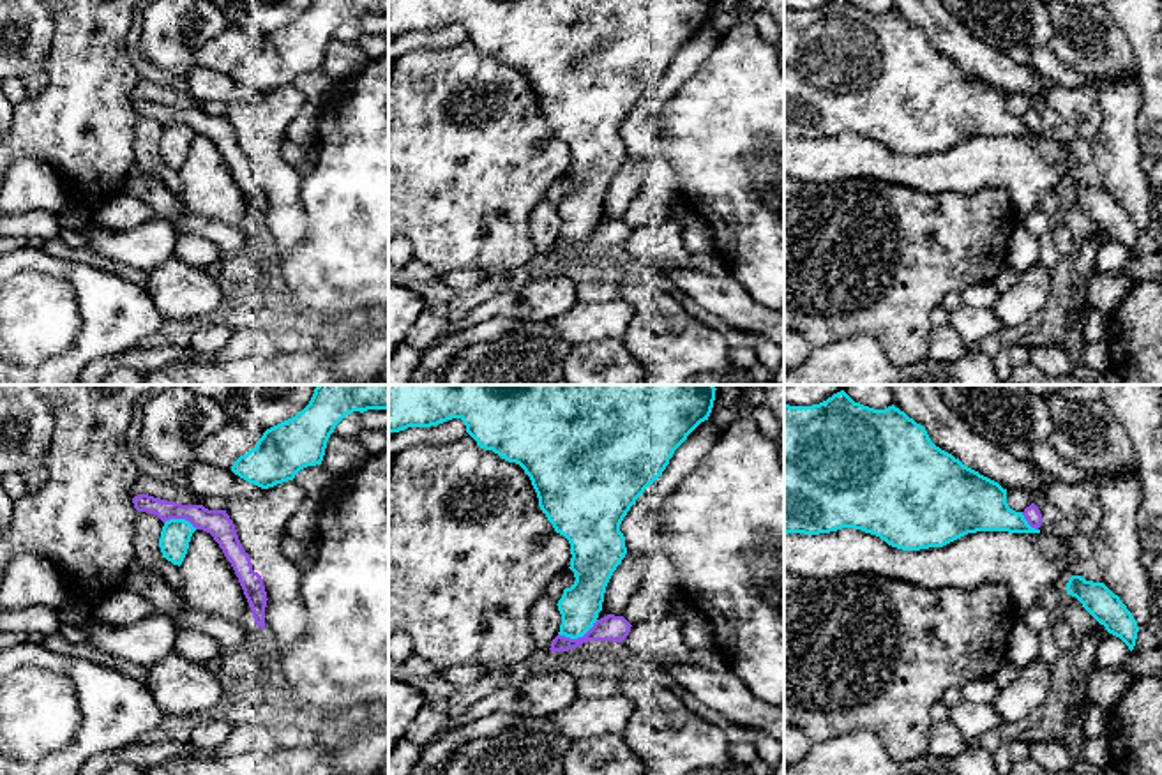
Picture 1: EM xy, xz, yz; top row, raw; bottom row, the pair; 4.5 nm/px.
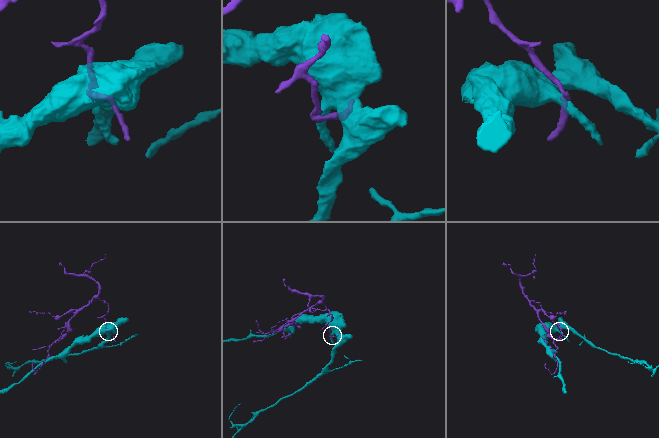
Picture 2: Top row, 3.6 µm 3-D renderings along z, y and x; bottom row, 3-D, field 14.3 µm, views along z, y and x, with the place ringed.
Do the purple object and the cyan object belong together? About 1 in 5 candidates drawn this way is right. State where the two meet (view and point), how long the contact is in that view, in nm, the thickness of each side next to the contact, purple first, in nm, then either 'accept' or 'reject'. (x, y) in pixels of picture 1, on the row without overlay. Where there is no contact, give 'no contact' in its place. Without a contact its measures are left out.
contact xz (578, 242); length 200 nm; calibres 120 and 190 nm; reject

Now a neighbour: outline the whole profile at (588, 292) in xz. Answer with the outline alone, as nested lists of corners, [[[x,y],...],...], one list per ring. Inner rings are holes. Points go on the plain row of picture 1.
[[[602,279],[583,281],[576,284],[577,302],[604,304],[620,298],[620,284]]]

